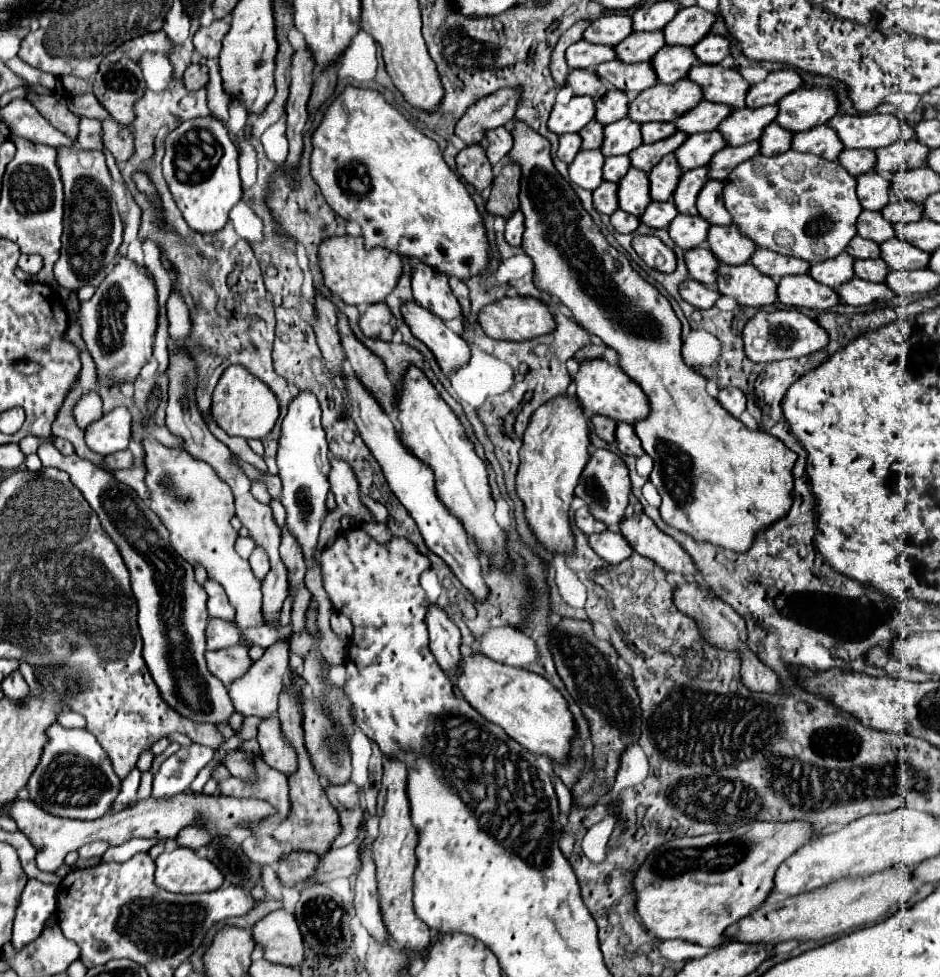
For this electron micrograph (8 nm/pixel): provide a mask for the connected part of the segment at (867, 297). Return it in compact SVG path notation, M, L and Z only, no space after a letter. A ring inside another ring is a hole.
M853 277L851 281L843 283L837 289L837 295L843 303L847 305L869 305L873 301L889 301L893 299L893 291L885 283L871 283L871 281L861 281Z

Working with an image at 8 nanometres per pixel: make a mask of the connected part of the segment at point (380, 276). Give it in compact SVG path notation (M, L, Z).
M329 237L319 245L319 269L323 275L323 285L337 295L347 305L371 305L381 303L397 285L397 277L401 277L401 257L383 247L365 249L363 237Z

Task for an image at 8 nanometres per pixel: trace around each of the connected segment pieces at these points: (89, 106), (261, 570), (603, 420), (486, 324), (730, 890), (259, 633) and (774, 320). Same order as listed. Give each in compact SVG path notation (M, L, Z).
M92 93L73 96L68 103L68 108L80 117L101 119L101 121L109 117Z
M255 549L255 551L251 553L251 557L249 557L249 563L251 563L251 569L253 569L255 577L262 582L270 570L268 557L265 557L265 553L261 553L261 549Z
M593 415L591 419L591 427L593 431L607 443L613 443L615 441L615 421L609 419L609 417L603 417L603 415Z
M503 297L495 303L489 303L485 305L481 311L479 311L479 317L477 317L481 329L485 331L487 337L491 339L503 339L503 341L525 341L525 339L535 339L535 337L541 337L541 335L547 335L555 329L555 323L553 323L553 315L549 313L549 309L533 299L533 297Z
M755 821L753 825L745 825L739 827L735 831L727 831L727 833L709 833L709 835L699 835L699 837L681 837L681 839L673 839L665 845L661 845L659 849L653 851L653 855L649 855L649 859L639 867L637 877L635 877L635 889L637 889L637 915L641 917L643 925L647 927L647 931L655 933L655 937L659 939L683 939L683 941L691 941L691 943L699 943L703 947L717 947L721 943L725 943L725 929L733 923L737 923L741 917L749 915L753 909L757 909L773 891L773 875L777 871L777 867L789 857L793 855L799 847L803 847L805 843L809 843L811 839L817 837L817 831L813 831L815 827L807 821Z
M291 624L278 629L271 629L271 627L267 627L267 625L263 625L261 629L247 629L247 631L241 631L241 637L253 641L255 645L259 645L259 647L263 647L263 649L267 649L267 647L271 647L273 643L277 643L279 639L289 637L291 633Z
M781 309L775 313L759 311L753 319L743 327L743 345L745 355L753 363L771 363L783 359L799 359L823 349L829 343L827 331L811 317L803 315L797 309Z

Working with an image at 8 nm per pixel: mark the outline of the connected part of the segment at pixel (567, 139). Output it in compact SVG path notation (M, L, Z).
M567 133L559 137L559 149L557 149L557 157L561 161L565 161L567 165L573 161L573 157L579 153L581 149L581 137L577 133Z

